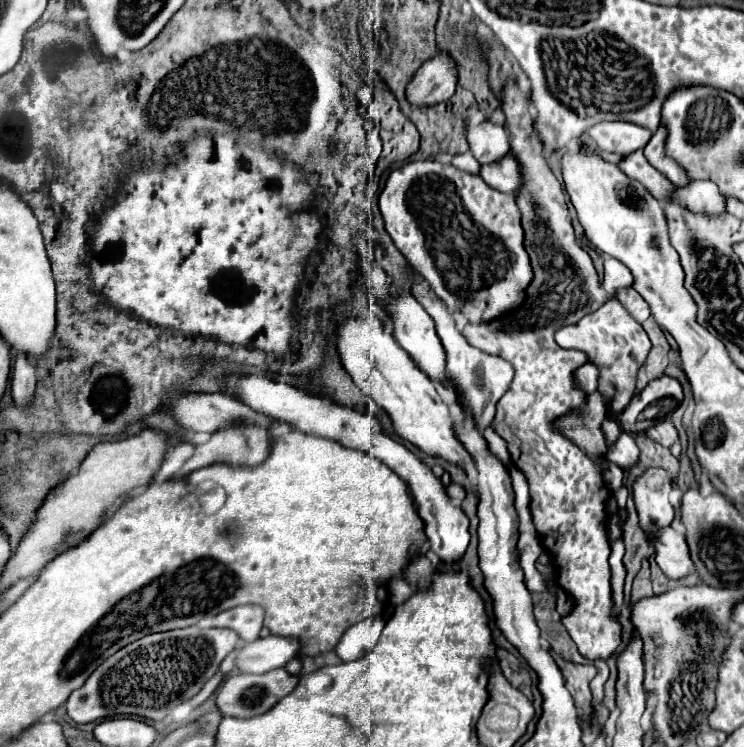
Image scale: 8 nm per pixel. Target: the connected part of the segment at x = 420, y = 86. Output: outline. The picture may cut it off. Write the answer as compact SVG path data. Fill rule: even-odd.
M438 50L436 56L426 60L416 72L414 80L406 86L408 100L412 104L436 104L448 100L454 94L458 82L456 62L448 52Z

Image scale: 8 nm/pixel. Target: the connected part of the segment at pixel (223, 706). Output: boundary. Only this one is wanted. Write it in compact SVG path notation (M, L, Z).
M276 668L266 674L234 674L224 680L224 684L218 692L216 704L224 716L250 718L250 716L258 716L258 714L264 714L266 710L270 710L280 698L290 694L296 688L296 684L298 684L298 676L288 674L284 668Z

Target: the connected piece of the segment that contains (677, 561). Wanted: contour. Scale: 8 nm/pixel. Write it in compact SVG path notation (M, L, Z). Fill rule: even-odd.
M664 528L652 538L656 546L656 562L662 568L662 572L670 580L686 578L692 572L692 558L686 544L686 538L678 534L674 528Z

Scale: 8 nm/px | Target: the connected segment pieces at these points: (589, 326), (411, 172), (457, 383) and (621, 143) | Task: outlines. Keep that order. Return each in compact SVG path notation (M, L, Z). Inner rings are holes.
M610 298L596 312L584 316L578 324L562 326L556 332L556 342L564 348L576 348L586 352L590 362L598 364L600 370L598 388L606 396L608 414L616 418L630 402L636 388L638 368L644 364L646 354L650 350L650 340L642 330L642 326L628 314L628 310L616 298Z
M414 160L404 164L402 168L396 168L388 182L386 188L380 194L380 214L384 218L384 228L390 234L390 238L394 240L396 248L406 256L406 260L420 272L420 275L430 284L430 288L434 290L434 294L452 310L452 312L462 312L470 322L480 322L480 320L492 320L512 308L516 308L516 304L520 304L520 300L524 300L524 288L528 284L528 280L532 280L532 268L528 268L528 254L524 252L524 232L520 228L520 212L514 204L514 196L512 194L504 194L498 192L494 188L490 188L480 176L472 176L464 170L454 168L452 164L444 164L438 160Z
M414 284L412 294L436 322L436 332L440 334L440 340L442 340L446 356L448 356L448 374L452 380L452 388L456 392L458 408L464 410L464 414L468 414L474 420L476 428L484 430L492 422L492 416L496 412L496 402L500 400L500 396L508 390L508 384L512 382L514 368L502 358L496 358L486 352L480 352L478 348L472 348L464 340L464 336L456 330L452 314L444 308L444 304L438 298L430 296L422 284Z
M602 122L592 126L588 134L600 146L600 150L616 152L622 156L642 150L652 138L652 132L648 128L632 122Z

